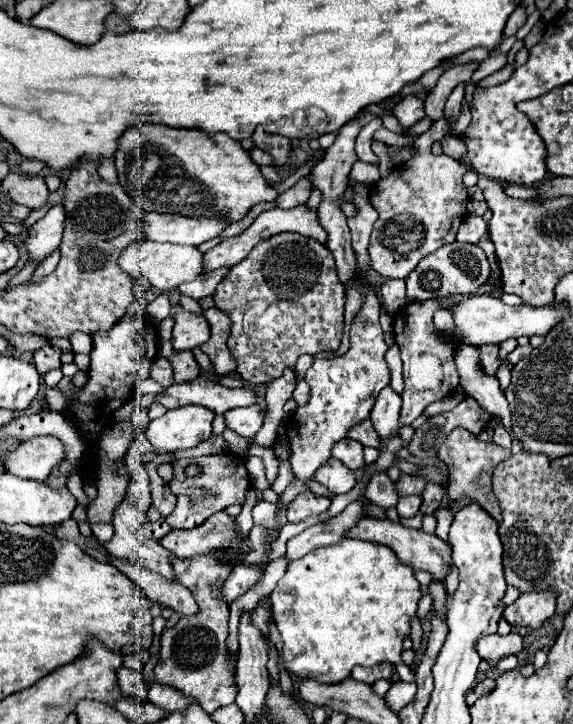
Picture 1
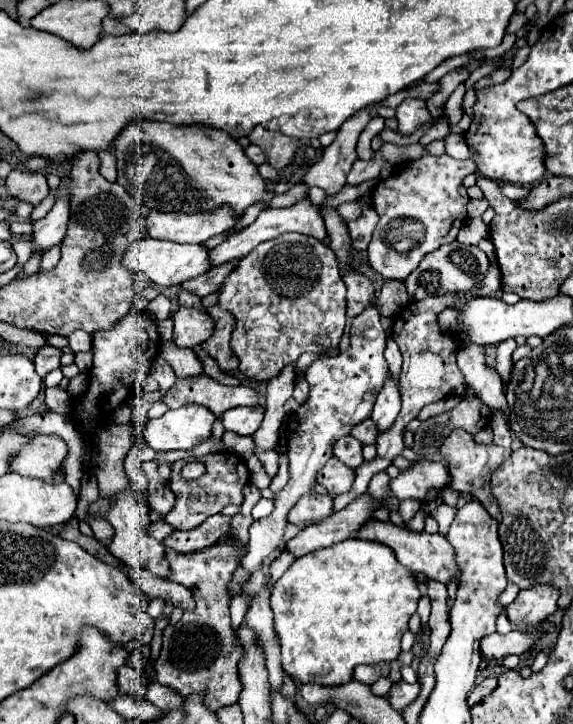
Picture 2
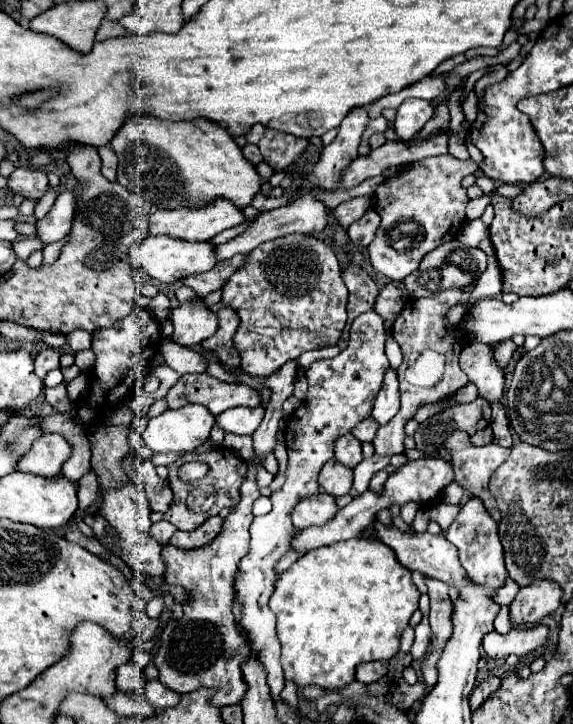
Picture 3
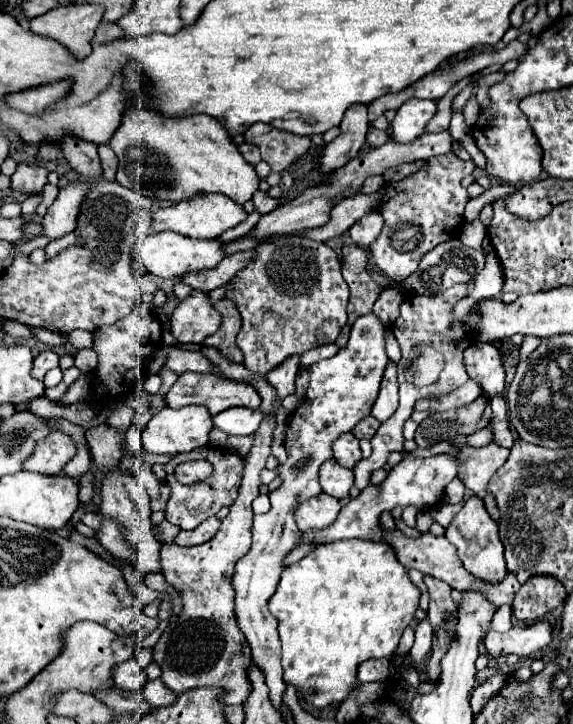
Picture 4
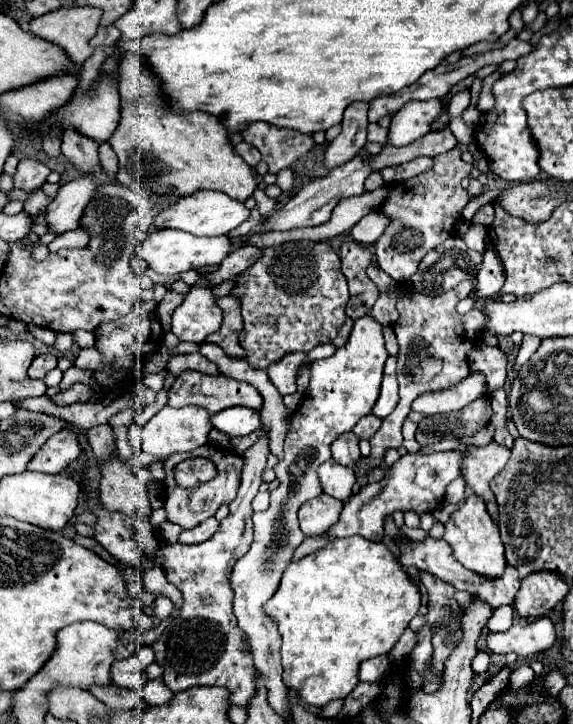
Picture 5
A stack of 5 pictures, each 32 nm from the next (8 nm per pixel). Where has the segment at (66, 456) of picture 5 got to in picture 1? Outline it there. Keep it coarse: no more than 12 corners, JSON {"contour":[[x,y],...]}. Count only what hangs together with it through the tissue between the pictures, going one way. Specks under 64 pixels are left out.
{"contour":[[36,436],[4,458],[6,472],[48,480],[64,460],[56,436]]}

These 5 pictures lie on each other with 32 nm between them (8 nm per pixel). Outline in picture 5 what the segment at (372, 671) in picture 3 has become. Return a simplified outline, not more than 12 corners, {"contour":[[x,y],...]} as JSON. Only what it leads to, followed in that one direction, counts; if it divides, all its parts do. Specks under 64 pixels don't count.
{"contour":[[388,656],[360,664],[360,682],[380,682],[390,670]]}

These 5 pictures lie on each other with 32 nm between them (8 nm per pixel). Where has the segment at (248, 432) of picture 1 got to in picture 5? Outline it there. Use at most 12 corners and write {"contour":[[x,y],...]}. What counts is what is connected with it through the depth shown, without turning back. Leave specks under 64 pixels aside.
{"contour":[[224,408],[210,418],[228,436],[248,436],[260,428],[260,412]]}

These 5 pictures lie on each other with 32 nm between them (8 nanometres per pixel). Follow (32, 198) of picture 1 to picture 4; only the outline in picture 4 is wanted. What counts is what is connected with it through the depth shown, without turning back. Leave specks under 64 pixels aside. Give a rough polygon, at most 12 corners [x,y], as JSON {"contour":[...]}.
{"contour":[[20,162],[12,190],[38,194],[46,184],[44,164]]}

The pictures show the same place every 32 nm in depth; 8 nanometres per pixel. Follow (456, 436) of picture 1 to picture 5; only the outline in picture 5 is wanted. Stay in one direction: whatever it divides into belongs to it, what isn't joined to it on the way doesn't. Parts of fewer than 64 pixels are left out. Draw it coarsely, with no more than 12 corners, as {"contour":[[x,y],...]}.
{"contour":[[492,440],[470,448],[462,478],[482,496],[494,522],[498,504],[490,480],[506,466],[510,450]]}

